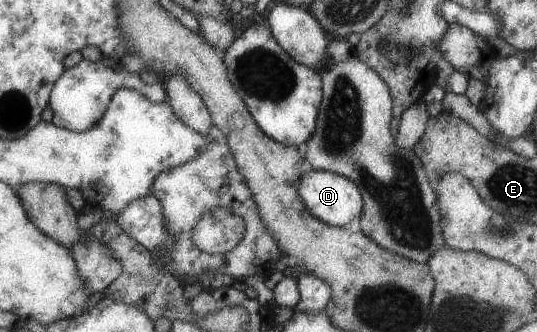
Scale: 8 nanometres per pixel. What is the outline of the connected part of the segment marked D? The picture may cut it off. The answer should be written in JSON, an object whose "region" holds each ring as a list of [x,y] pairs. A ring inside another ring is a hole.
{"region":[[[310,170],[304,172],[297,187],[299,196],[308,211],[324,223],[339,228],[351,226],[363,211],[363,198],[355,182],[347,177],[325,172],[324,170]]]}

